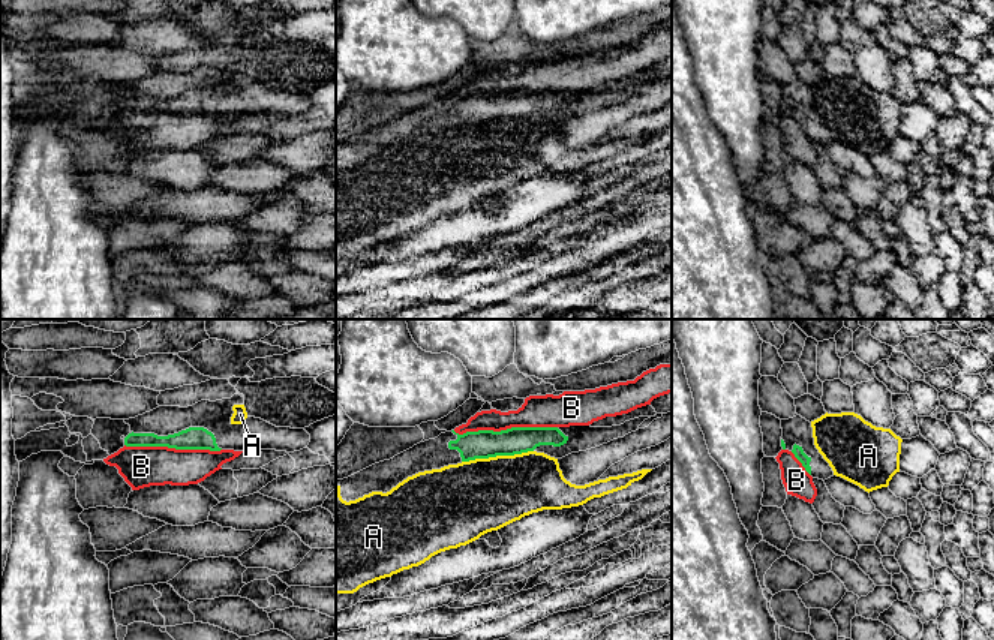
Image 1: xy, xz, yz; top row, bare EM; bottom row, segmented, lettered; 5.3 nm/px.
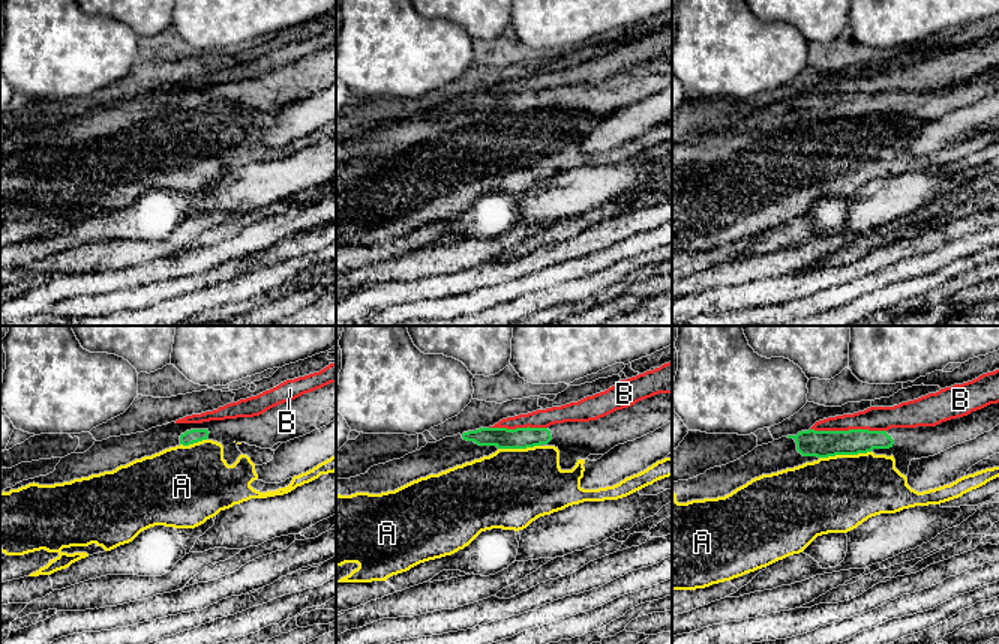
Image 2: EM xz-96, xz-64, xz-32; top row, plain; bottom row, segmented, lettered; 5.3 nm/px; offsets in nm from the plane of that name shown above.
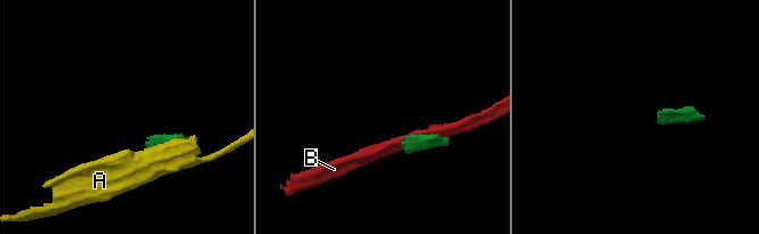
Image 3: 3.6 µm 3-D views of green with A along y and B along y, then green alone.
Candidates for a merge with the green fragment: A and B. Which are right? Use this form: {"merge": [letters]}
{"merge": []}

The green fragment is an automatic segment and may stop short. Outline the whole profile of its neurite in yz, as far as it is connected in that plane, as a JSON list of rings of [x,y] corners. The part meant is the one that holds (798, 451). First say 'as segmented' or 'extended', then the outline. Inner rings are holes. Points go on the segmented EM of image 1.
extended | [[[796,415],[789,420],[781,420],[781,429],[783,450],[792,451],[813,478],[825,481],[834,477],[832,468],[814,445],[813,427],[810,421]]]

